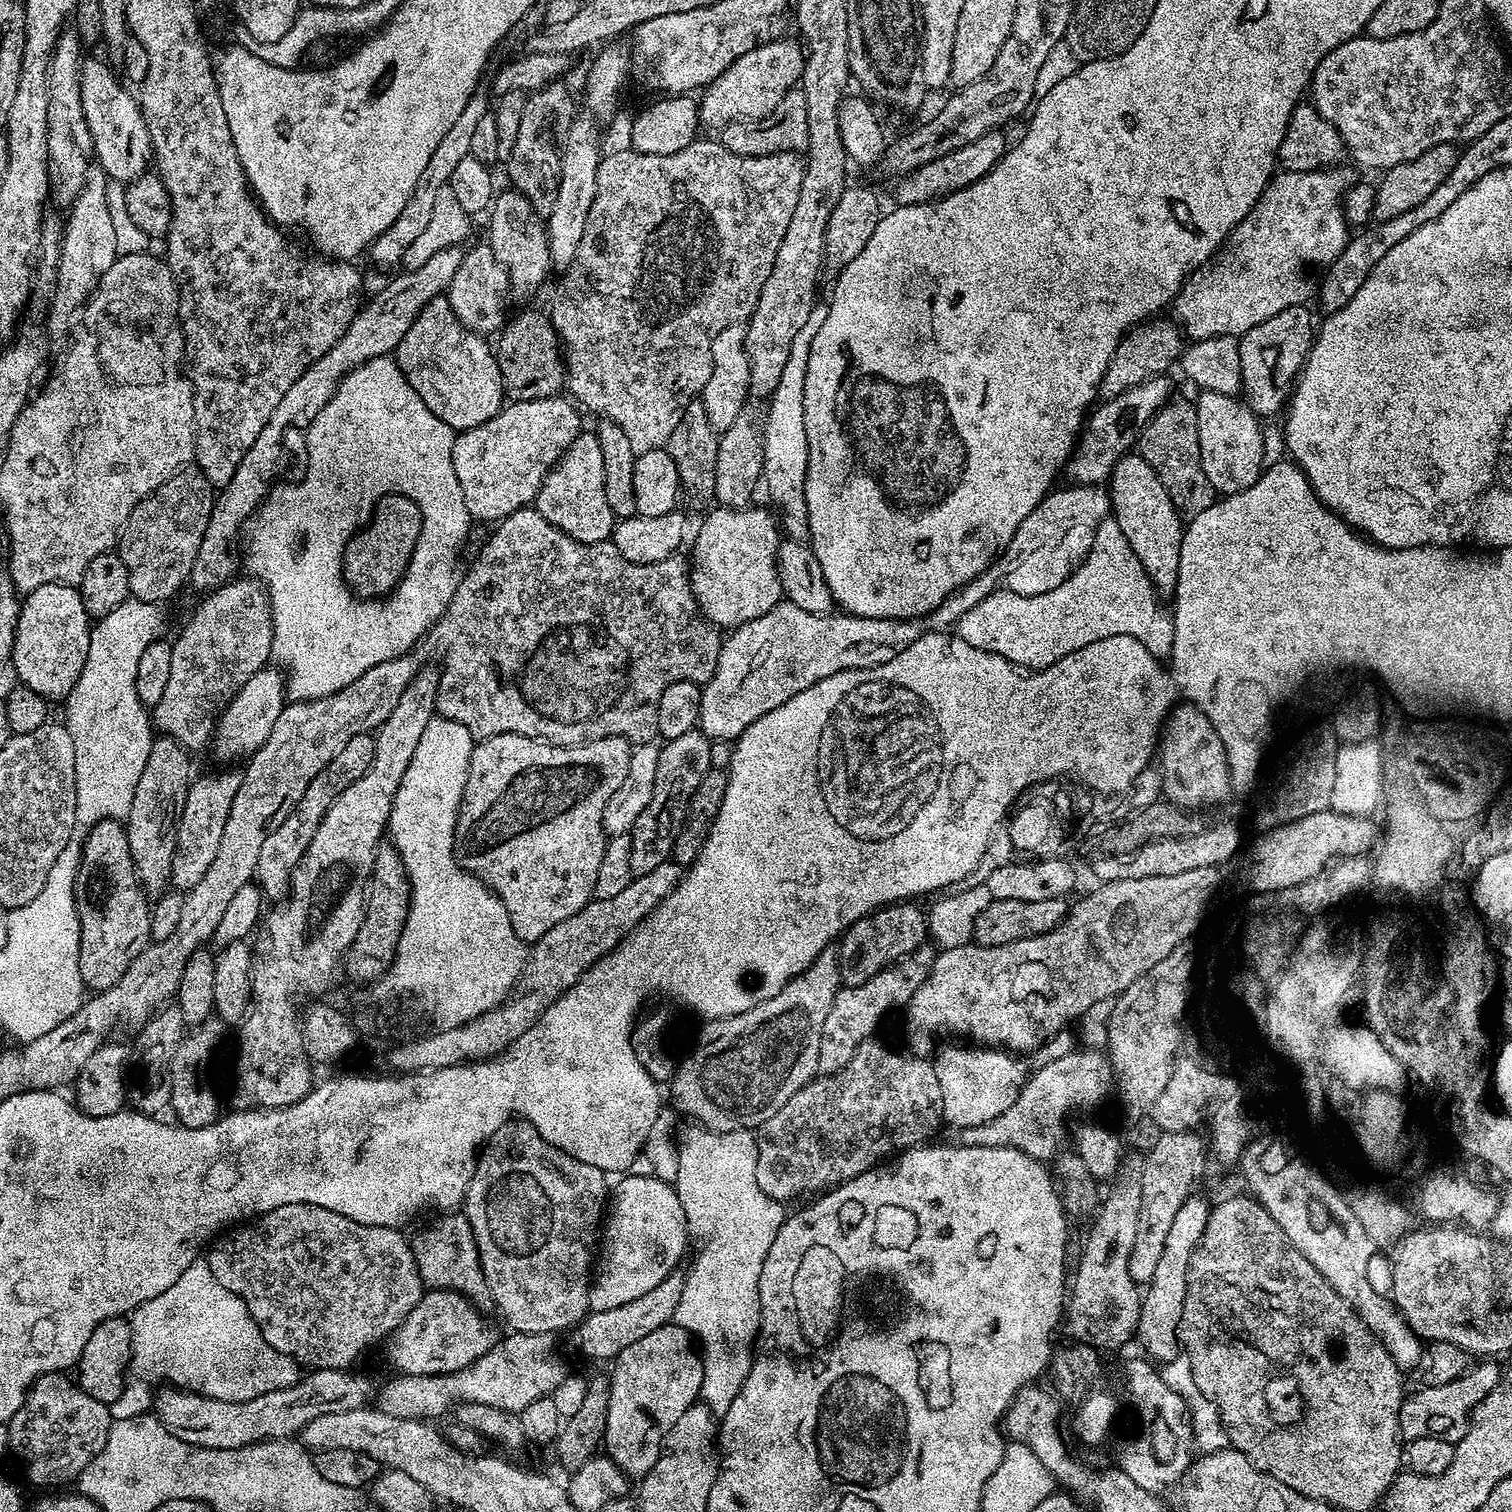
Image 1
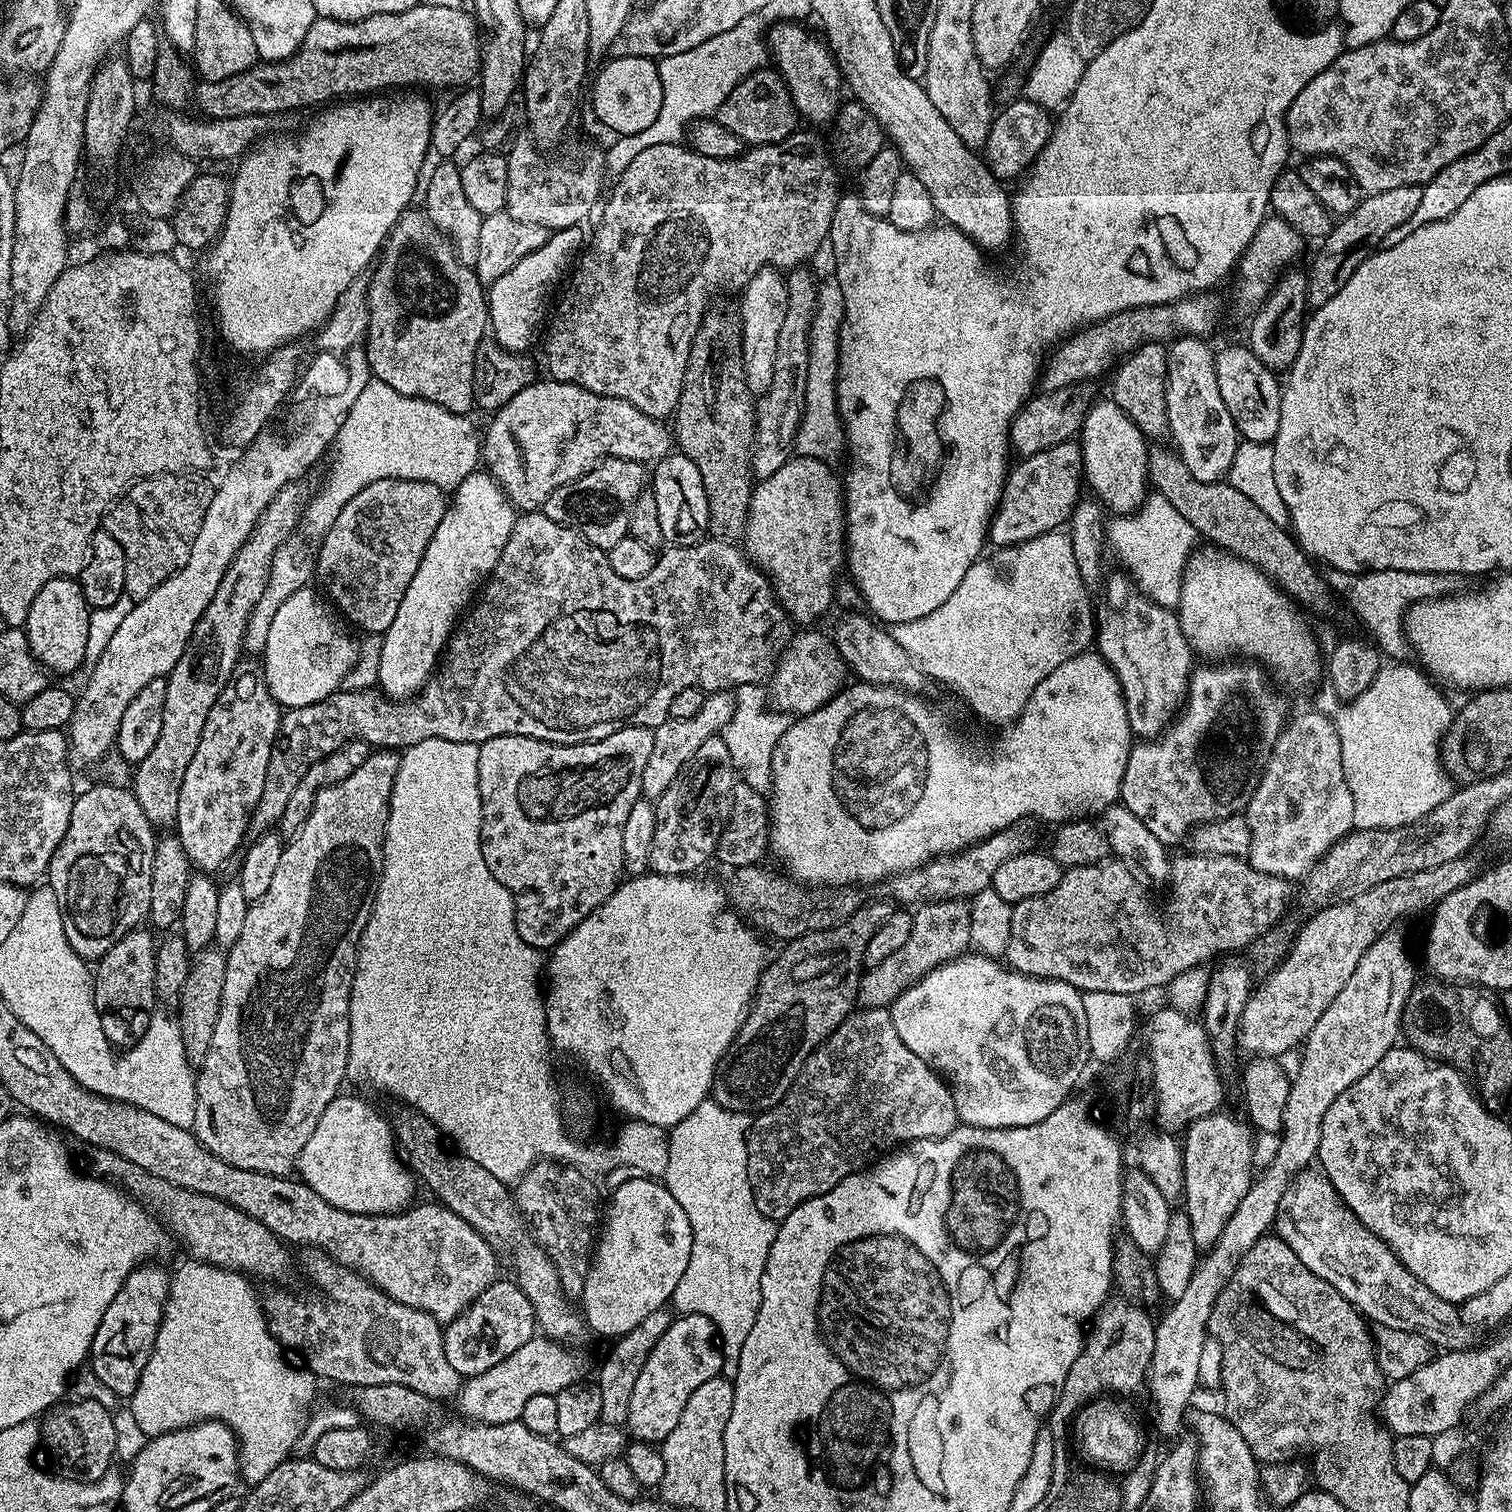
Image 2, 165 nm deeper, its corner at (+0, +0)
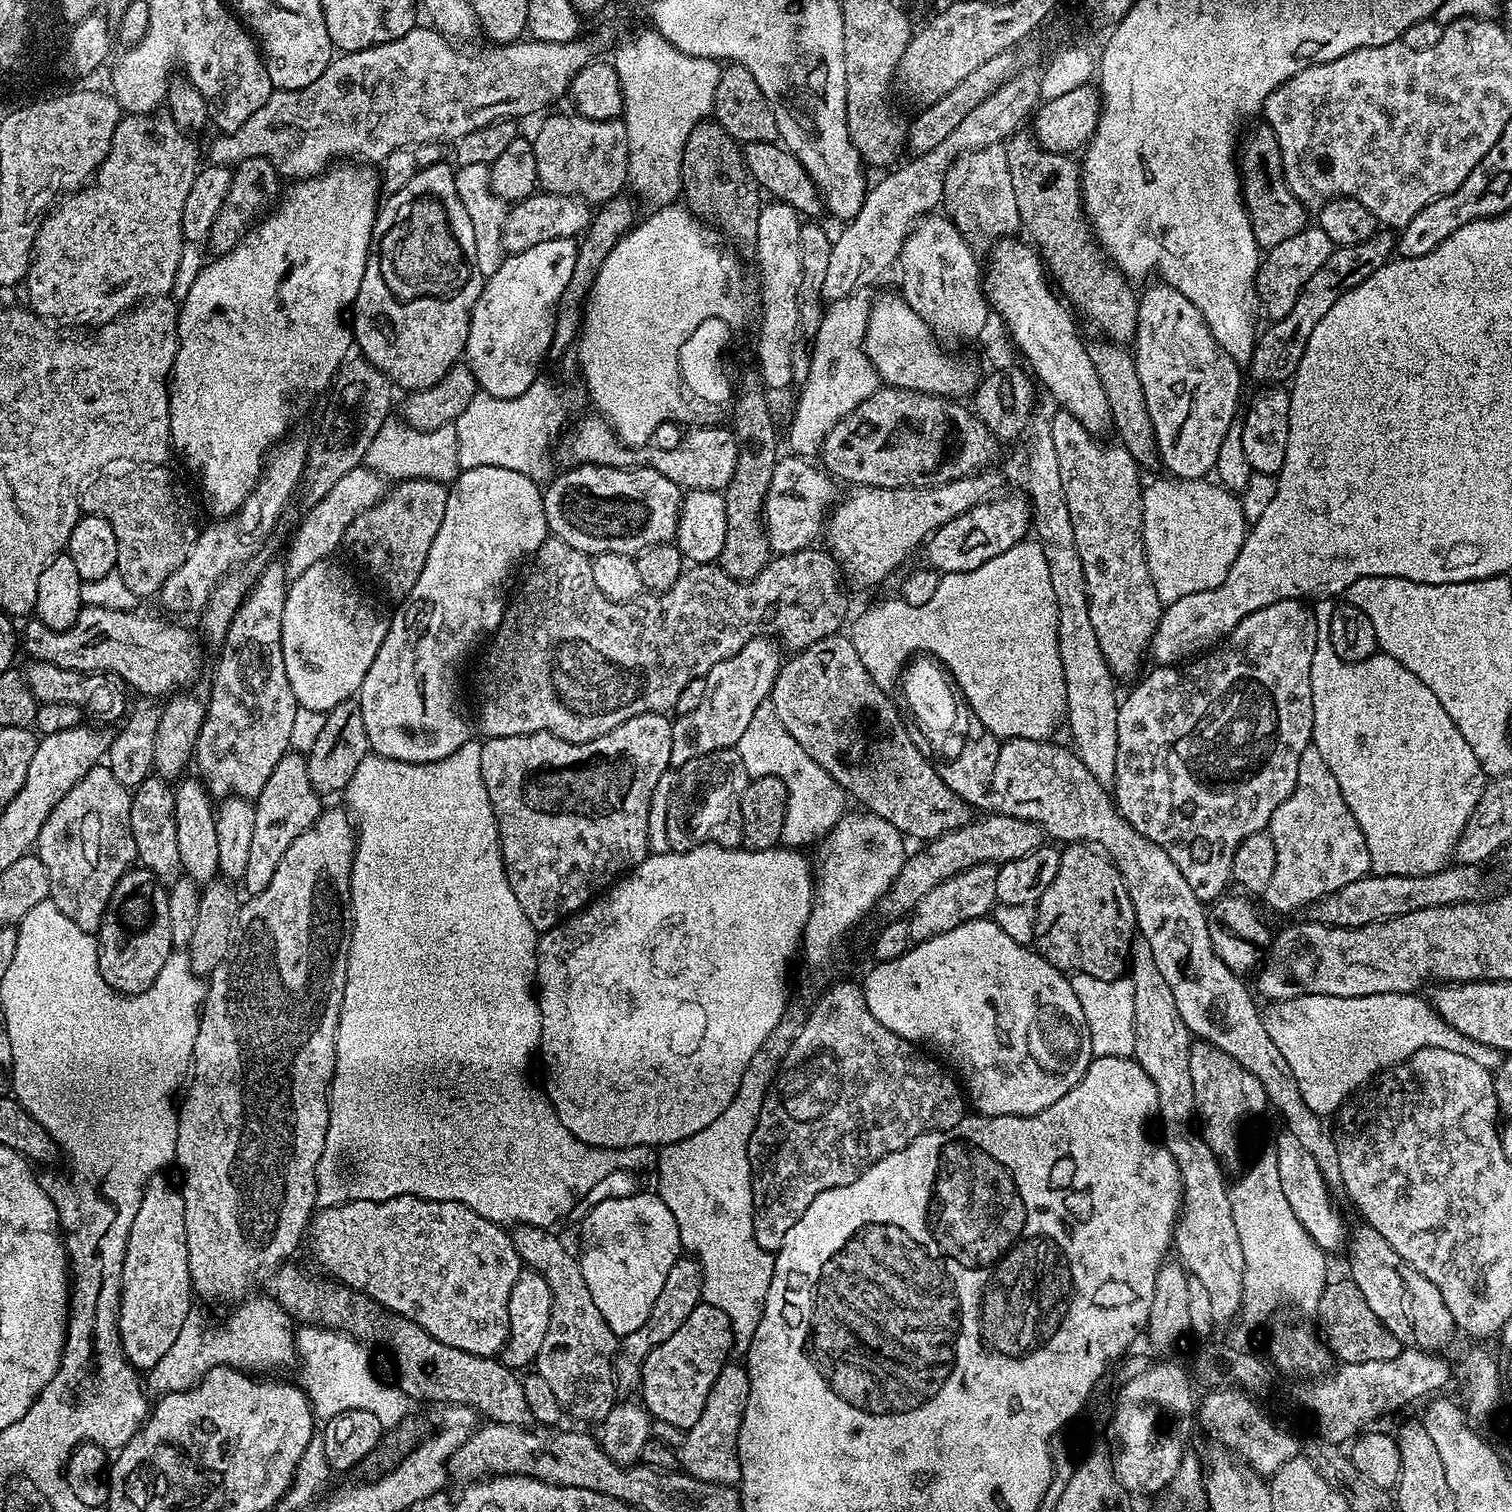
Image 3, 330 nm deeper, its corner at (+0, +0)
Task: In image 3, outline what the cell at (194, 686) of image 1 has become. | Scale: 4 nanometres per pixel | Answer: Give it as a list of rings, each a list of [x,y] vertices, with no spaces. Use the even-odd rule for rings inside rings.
[[[361,466],[350,470],[343,478],[338,478],[334,482],[334,487],[326,498],[315,501],[312,508],[304,516],[304,521],[296,530],[292,538],[292,545],[288,548],[288,558],[283,559],[284,575],[288,578],[300,576],[305,570],[310,570],[314,562],[322,562],[329,559],[332,551],[338,549],[344,543],[344,532],[348,526],[360,514],[370,510],[372,506],[378,503],[386,495],[385,481],[377,472],[371,472],[367,466]]]

